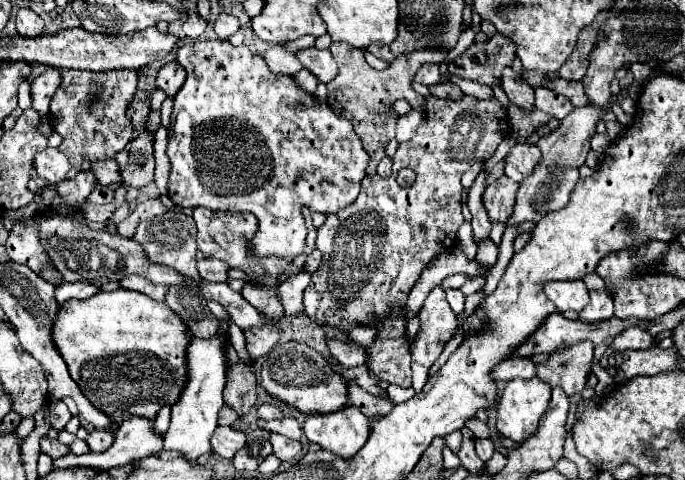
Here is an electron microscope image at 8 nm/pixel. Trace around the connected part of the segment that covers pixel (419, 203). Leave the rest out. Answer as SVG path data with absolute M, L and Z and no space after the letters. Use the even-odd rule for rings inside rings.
M466 95L460 101L438 97L426 99L426 121L410 141L400 143L392 157L394 167L412 167L416 171L412 187L404 189L396 185L396 175L388 179L368 175L362 181L362 191L356 201L344 211L328 215L326 223L318 229L316 247L322 251L322 265L304 291L304 311L324 331L326 339L348 343L354 327L372 327L372 319L386 319L392 309L406 305L408 293L418 281L422 269L436 255L444 253L446 247L454 245L456 231L464 223L460 207L460 177L478 159L488 159L508 131L508 115L494 97L482 101Z

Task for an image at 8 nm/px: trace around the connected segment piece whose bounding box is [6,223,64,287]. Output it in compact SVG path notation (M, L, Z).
M16 223L8 235L6 253L12 261L30 267L34 273L58 287L64 279L60 279L60 273L56 271L50 255L44 251L38 233L40 231L36 231L36 227L32 225Z

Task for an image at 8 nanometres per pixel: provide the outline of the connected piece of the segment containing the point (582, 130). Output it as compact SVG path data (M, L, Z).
M610 103L604 109L598 109L594 105L574 109L560 121L560 125L552 133L538 139L536 147L542 151L542 161L534 167L534 173L520 183L516 193L514 215L508 221L510 225L518 225L522 221L538 223L544 215L548 215L548 211L558 211L568 205L568 199L580 177L578 169L584 165L586 155L590 151L590 139L596 133L596 123L598 119L602 119L602 113L606 109L610 109Z

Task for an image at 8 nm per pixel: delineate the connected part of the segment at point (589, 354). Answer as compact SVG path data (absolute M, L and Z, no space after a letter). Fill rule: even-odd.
M582 341L570 347L564 347L550 355L546 365L538 365L538 377L546 383L560 385L566 395L580 393L586 387L586 377L592 367L594 345L590 341Z

